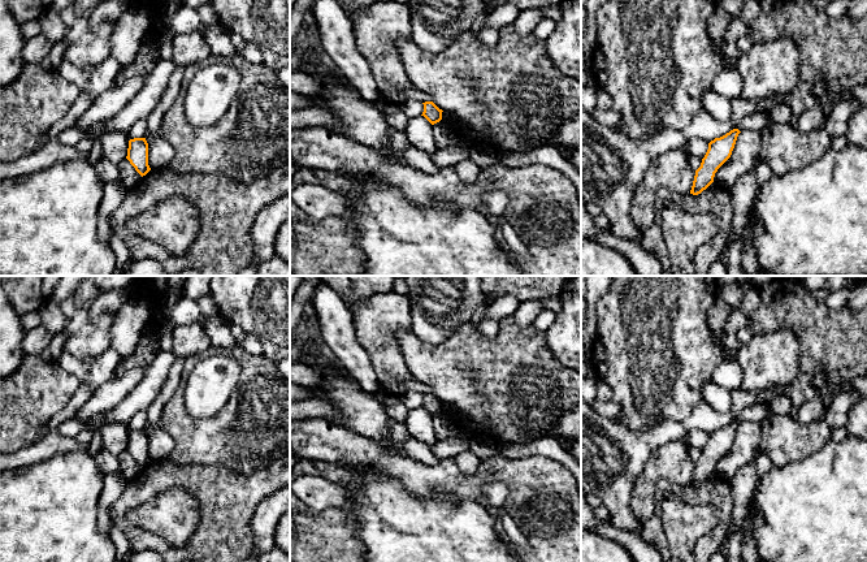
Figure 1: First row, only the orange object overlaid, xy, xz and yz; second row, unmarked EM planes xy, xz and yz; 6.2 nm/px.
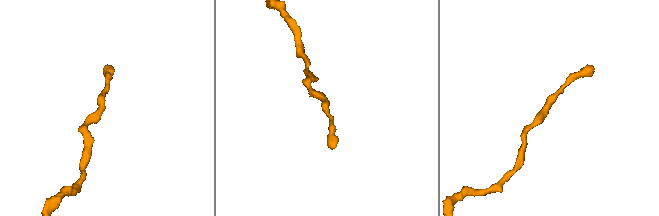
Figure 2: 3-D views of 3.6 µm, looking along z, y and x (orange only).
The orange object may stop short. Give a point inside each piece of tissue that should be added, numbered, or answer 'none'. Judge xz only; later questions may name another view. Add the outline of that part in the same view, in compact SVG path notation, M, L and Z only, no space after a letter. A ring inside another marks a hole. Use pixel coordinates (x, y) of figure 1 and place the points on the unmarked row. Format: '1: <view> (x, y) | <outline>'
none

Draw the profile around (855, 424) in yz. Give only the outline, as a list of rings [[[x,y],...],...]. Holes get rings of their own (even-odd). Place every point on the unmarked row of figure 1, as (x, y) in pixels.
[[[867,397],[851,406],[845,427],[849,436],[867,440]]]

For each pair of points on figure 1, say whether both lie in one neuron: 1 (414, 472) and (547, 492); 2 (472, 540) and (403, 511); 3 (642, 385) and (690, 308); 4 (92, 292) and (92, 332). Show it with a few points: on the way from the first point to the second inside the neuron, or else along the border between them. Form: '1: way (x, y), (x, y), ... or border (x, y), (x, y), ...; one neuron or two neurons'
1: way (447, 479), (476, 480), (484, 474), (514, 474); one neuron
2: way (455, 540), (432, 540), (420, 528); one neuron
3: way (657, 366), (657, 342), (671, 328); one neuron
4: way (83, 302), (83, 321); one neuron

